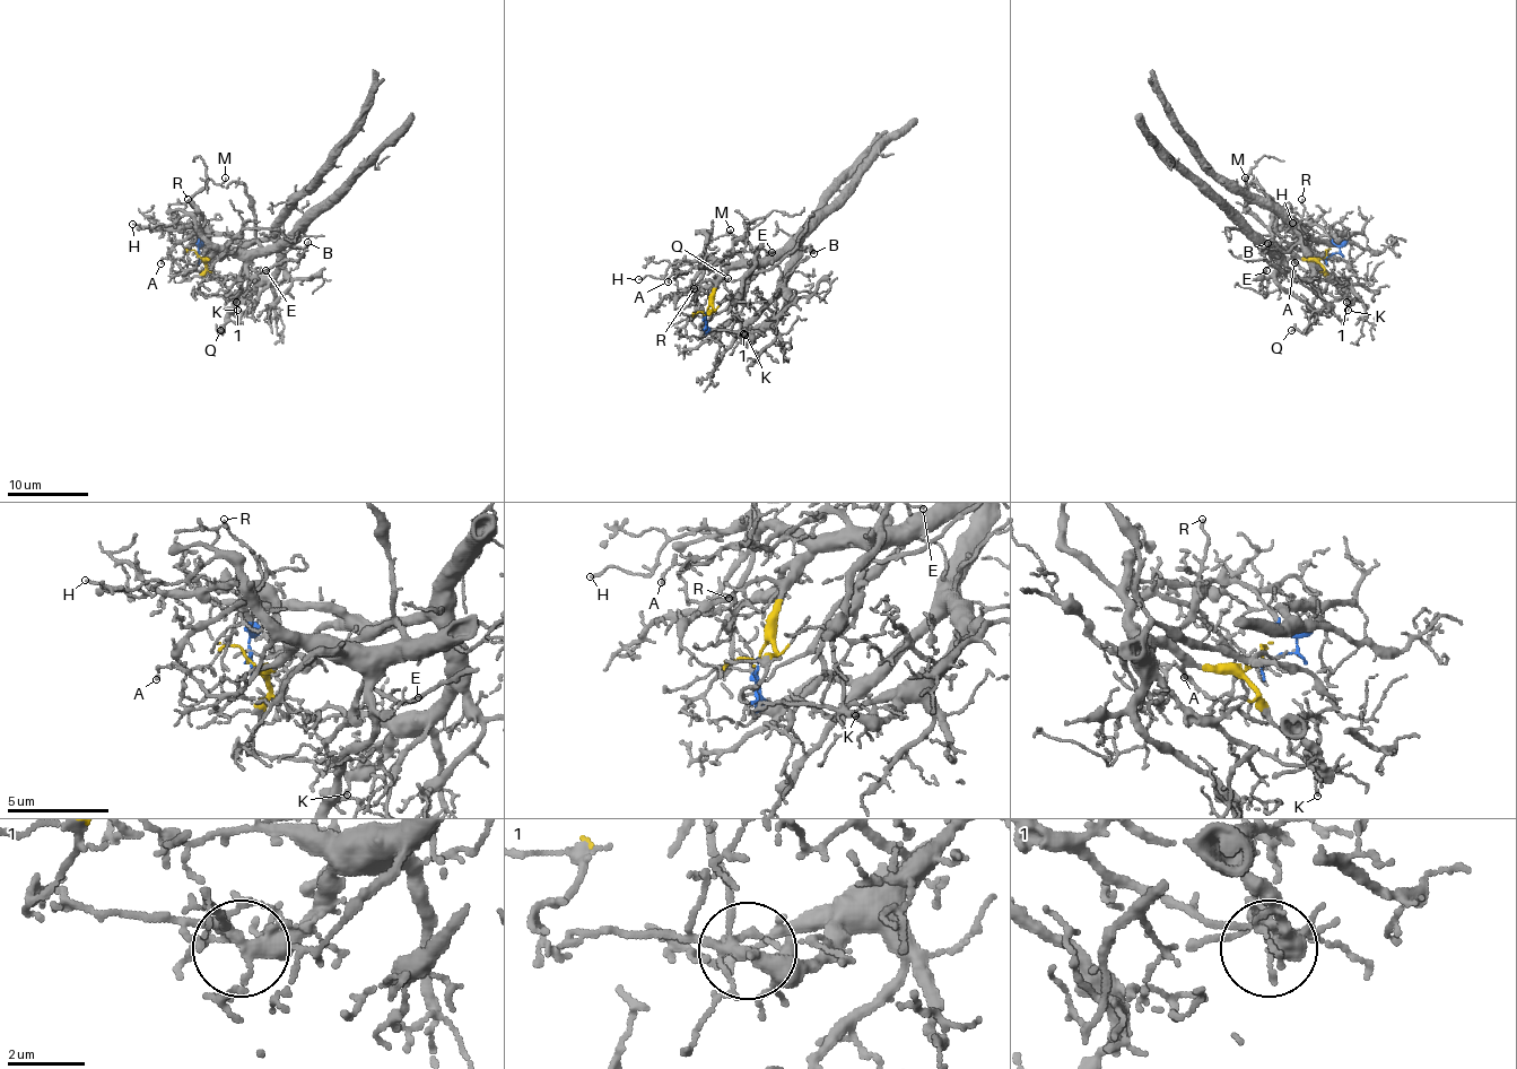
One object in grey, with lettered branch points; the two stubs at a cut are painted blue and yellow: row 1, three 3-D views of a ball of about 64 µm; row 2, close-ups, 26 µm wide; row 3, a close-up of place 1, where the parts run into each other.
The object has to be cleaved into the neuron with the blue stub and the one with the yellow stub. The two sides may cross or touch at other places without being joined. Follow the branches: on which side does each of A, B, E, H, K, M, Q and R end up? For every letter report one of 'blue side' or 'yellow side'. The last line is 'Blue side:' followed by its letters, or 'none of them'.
A: yellow side
B: yellow side
E: yellow side
H: yellow side
K: yellow side
M: yellow side
Q: yellow side
R: yellow side
Blue side: none of them

